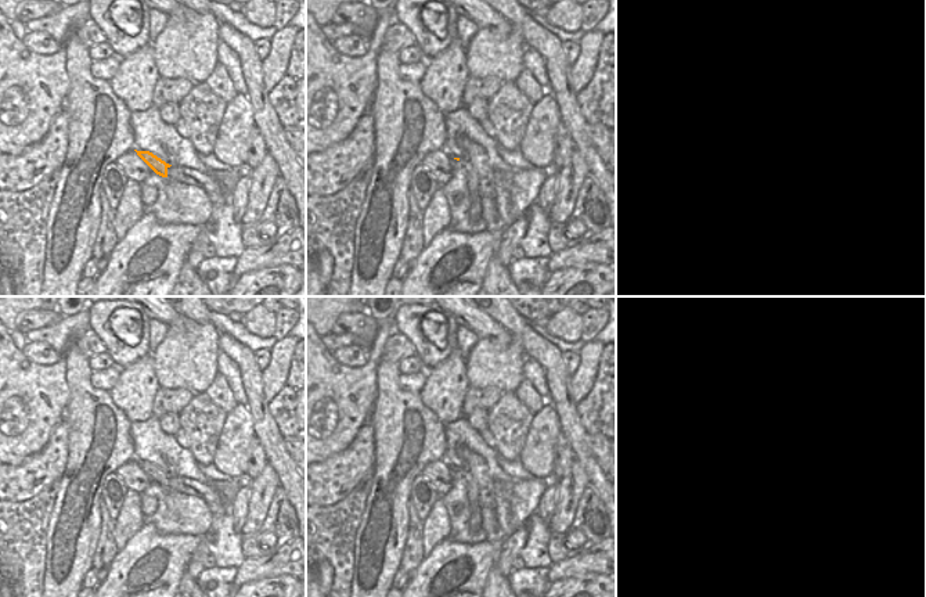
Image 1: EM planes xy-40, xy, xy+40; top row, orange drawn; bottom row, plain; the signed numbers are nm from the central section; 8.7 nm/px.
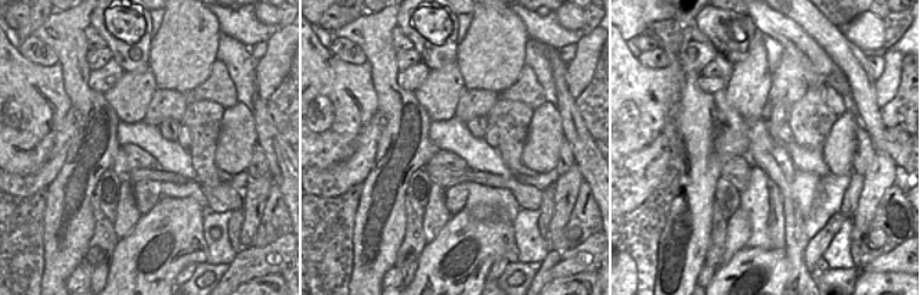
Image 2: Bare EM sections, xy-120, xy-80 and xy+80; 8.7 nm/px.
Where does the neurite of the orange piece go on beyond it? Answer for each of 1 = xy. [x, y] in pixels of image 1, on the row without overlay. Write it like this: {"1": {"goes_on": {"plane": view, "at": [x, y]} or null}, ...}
{"1": {"goes_on": null}}

